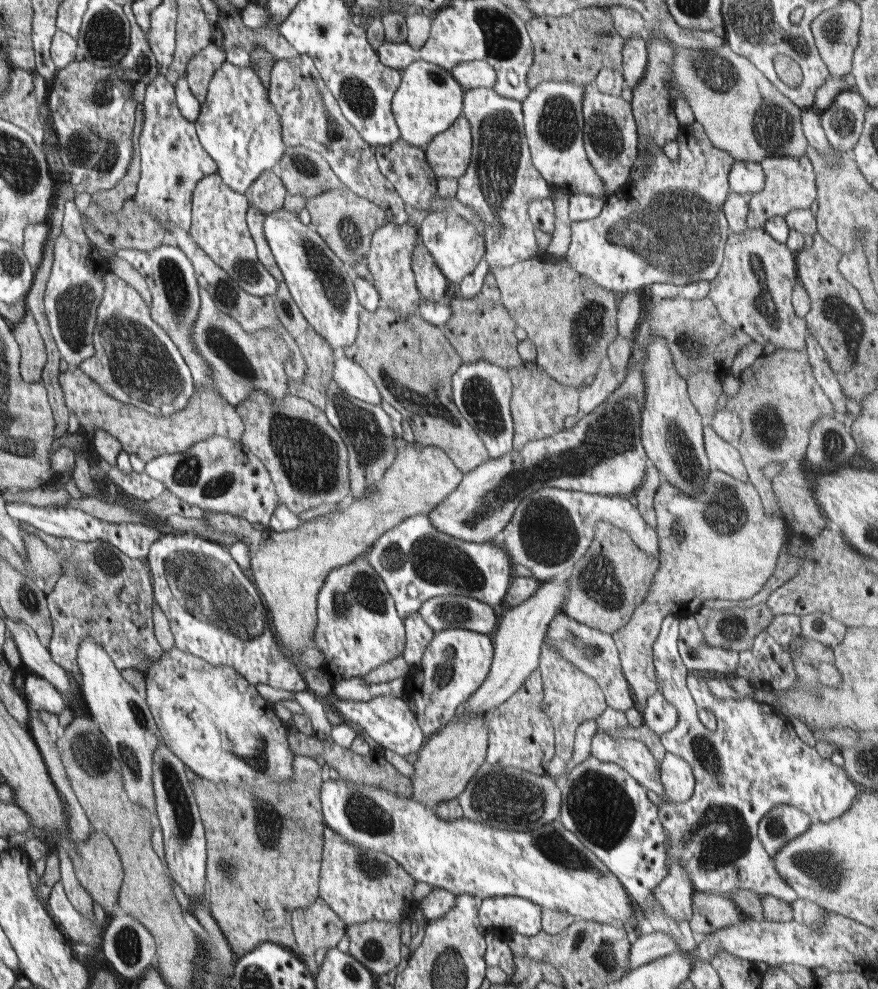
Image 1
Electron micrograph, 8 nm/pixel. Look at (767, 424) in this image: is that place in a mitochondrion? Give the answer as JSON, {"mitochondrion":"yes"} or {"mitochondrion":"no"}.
{"mitochondrion":"yes"}

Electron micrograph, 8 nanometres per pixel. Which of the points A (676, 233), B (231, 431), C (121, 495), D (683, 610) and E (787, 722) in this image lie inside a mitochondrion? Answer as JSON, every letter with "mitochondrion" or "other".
{"A":"mitochondrion","B":"other","C":"other","D":"other","E":"other"}

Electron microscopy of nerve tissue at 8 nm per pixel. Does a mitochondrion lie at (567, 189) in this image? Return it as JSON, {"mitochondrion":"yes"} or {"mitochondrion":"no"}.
{"mitochondrion":"no"}

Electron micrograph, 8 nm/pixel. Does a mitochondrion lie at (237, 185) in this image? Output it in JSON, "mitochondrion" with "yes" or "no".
{"mitochondrion":"no"}

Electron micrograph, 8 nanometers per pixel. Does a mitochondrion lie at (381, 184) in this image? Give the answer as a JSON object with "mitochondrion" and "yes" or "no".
{"mitochondrion":"no"}

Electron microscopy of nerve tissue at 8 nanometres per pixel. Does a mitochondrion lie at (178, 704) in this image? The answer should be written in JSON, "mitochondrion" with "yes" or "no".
{"mitochondrion":"no"}

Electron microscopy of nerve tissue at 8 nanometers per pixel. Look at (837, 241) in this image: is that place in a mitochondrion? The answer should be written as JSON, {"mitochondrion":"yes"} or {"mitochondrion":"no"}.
{"mitochondrion":"no"}

